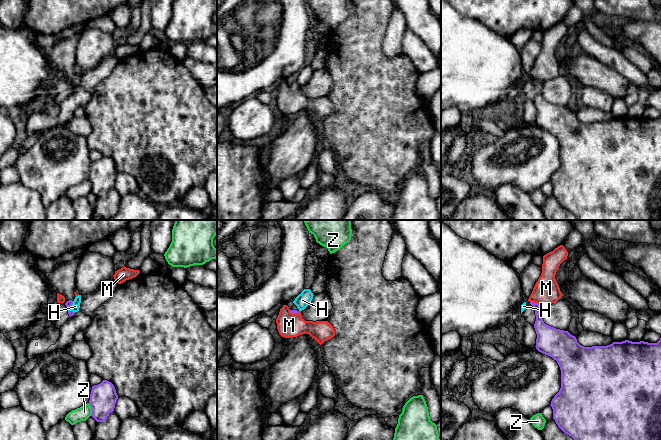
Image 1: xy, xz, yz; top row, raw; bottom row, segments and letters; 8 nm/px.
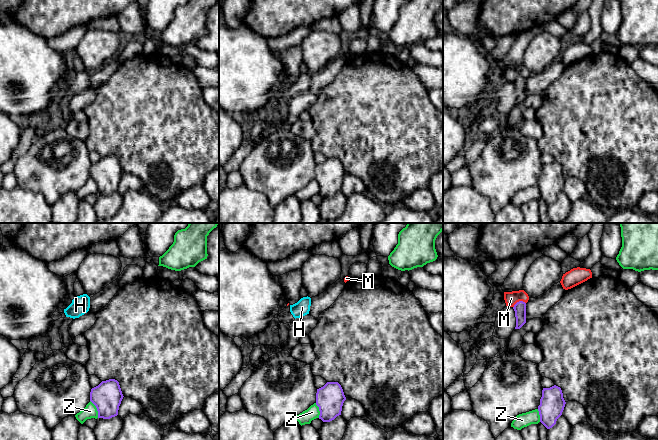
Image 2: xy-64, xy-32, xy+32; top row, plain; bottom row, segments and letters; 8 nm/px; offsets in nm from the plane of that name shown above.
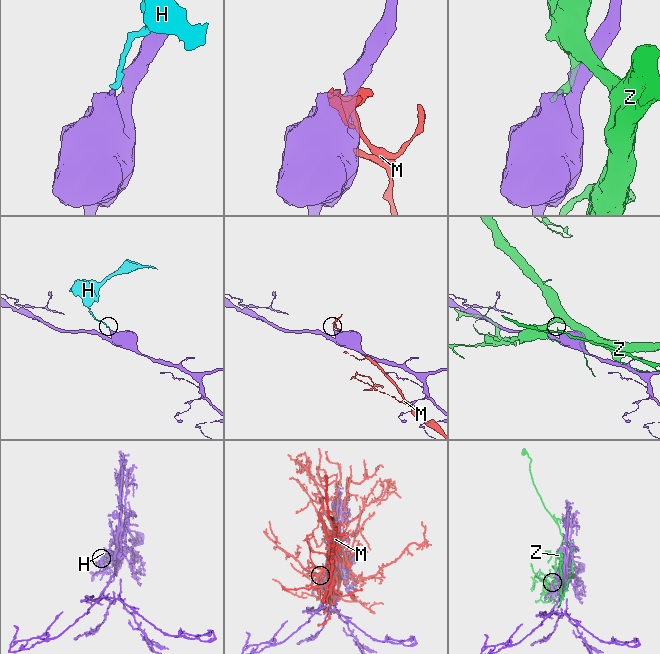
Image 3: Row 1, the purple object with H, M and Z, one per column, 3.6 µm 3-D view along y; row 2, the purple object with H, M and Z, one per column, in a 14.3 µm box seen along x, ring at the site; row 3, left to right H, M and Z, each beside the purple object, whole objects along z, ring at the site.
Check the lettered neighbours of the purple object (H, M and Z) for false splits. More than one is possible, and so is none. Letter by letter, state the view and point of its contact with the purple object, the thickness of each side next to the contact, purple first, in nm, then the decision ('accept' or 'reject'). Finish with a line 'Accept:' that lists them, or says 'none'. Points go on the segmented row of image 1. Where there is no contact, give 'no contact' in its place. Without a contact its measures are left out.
H: contact xy (71, 305); calibres 50 and 70 nm; reject
M: contact yz (536, 303); calibres 130 and 220 nm; reject
Z: contact xy (92, 409); calibres 220 and 110 nm; reject
Accept: none

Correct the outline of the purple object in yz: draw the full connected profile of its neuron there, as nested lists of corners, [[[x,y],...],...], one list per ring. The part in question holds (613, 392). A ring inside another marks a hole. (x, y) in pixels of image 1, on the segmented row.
[[[530,302],[530,304],[533,306],[536,315],[534,328],[537,339],[535,347],[539,352],[556,360],[561,370],[561,388],[550,404],[553,409],[553,419],[558,427],[574,440],[661,440],[661,338],[657,343],[625,340],[613,342],[607,346],[584,347],[568,331],[556,329],[545,324],[542,319],[542,307],[534,302]]]

